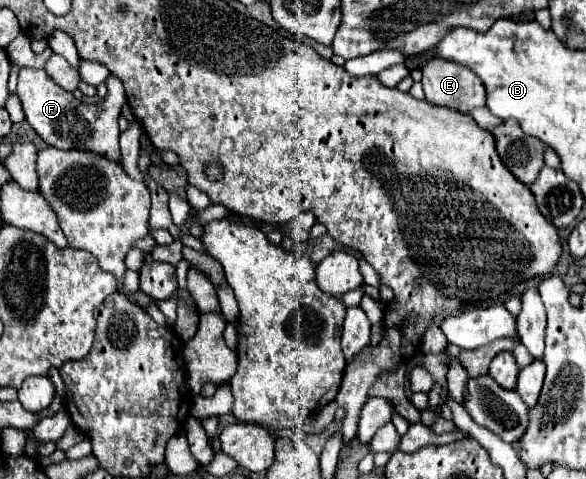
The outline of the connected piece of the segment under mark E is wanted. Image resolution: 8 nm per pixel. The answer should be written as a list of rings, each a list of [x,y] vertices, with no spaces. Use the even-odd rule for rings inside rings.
[[[429,59],[423,67],[425,99],[439,107],[451,107],[461,113],[485,107],[485,87],[467,67],[453,61]]]

